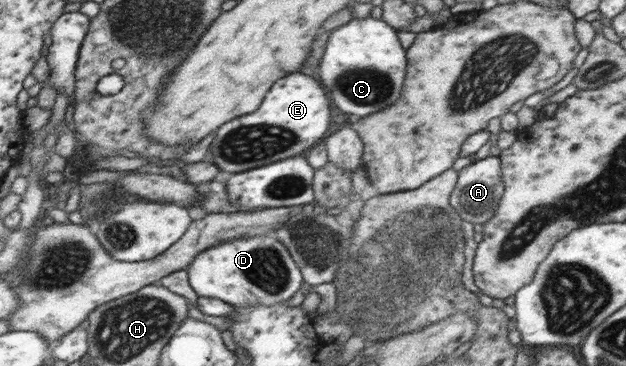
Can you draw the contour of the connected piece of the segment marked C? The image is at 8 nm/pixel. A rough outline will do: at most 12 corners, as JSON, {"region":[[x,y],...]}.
{"region":[[385,20],[332,31],[322,87],[364,118],[400,98],[406,59]]}

